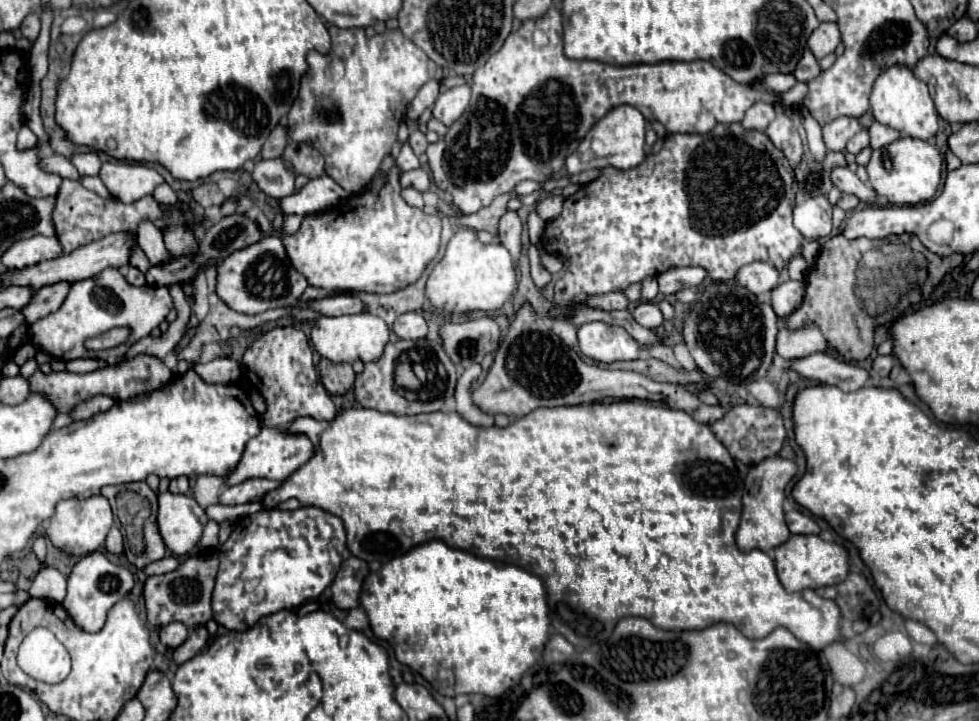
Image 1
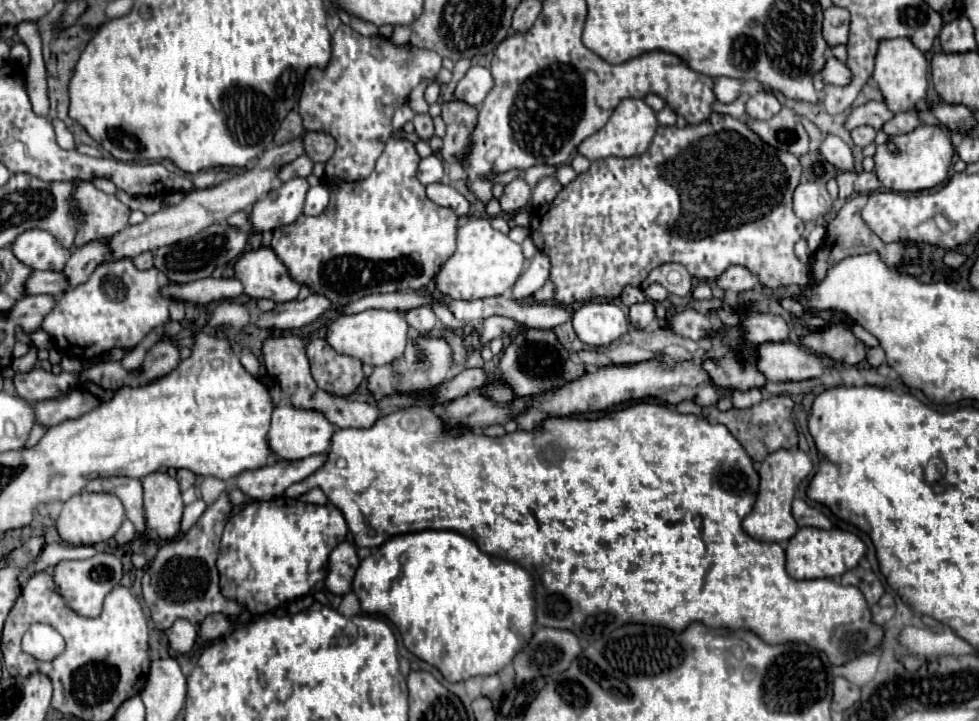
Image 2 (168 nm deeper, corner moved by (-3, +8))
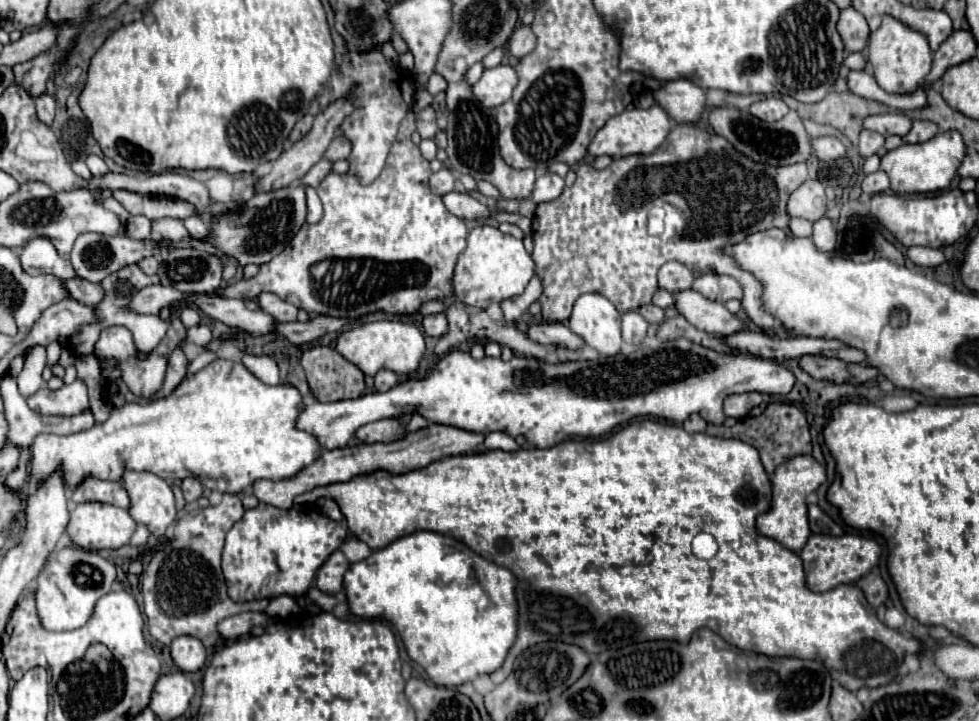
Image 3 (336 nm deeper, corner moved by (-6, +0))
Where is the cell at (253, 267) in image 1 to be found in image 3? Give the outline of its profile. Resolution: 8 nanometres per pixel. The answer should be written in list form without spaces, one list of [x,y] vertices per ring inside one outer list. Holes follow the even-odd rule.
[[[261,293],[259,307],[267,315],[271,315],[275,321],[295,321],[297,319],[297,307],[283,301],[281,297],[277,297],[273,293]]]

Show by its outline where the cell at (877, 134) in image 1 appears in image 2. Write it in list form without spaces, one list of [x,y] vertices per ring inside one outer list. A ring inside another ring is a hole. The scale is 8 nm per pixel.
[[[906,111],[906,113],[896,113],[888,123],[884,123],[884,127],[882,127],[882,131],[890,137],[890,135],[902,135],[902,133],[910,133],[910,131],[914,131],[916,127],[920,125],[920,121],[918,121],[918,115],[916,113],[910,113],[910,111]]]

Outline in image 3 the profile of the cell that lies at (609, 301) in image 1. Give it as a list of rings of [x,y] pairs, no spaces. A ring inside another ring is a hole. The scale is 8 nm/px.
[[[643,305],[639,309],[639,313],[649,321],[649,323],[655,323],[655,325],[661,325],[665,321],[665,311],[661,307],[655,307],[655,305]]]

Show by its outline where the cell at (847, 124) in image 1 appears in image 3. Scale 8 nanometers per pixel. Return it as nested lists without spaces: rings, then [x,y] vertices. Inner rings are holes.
[[[885,113],[885,115],[869,115],[865,119],[865,129],[869,131],[877,131],[883,137],[889,135],[907,135],[907,131],[911,129],[911,119],[907,115],[899,115],[899,113]]]

